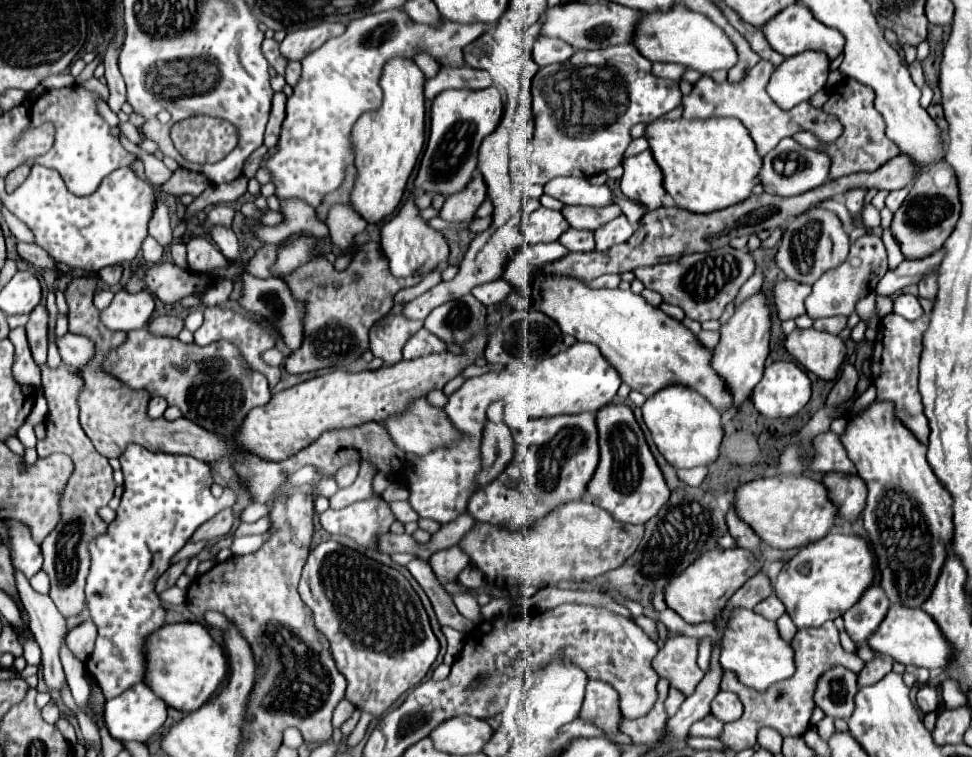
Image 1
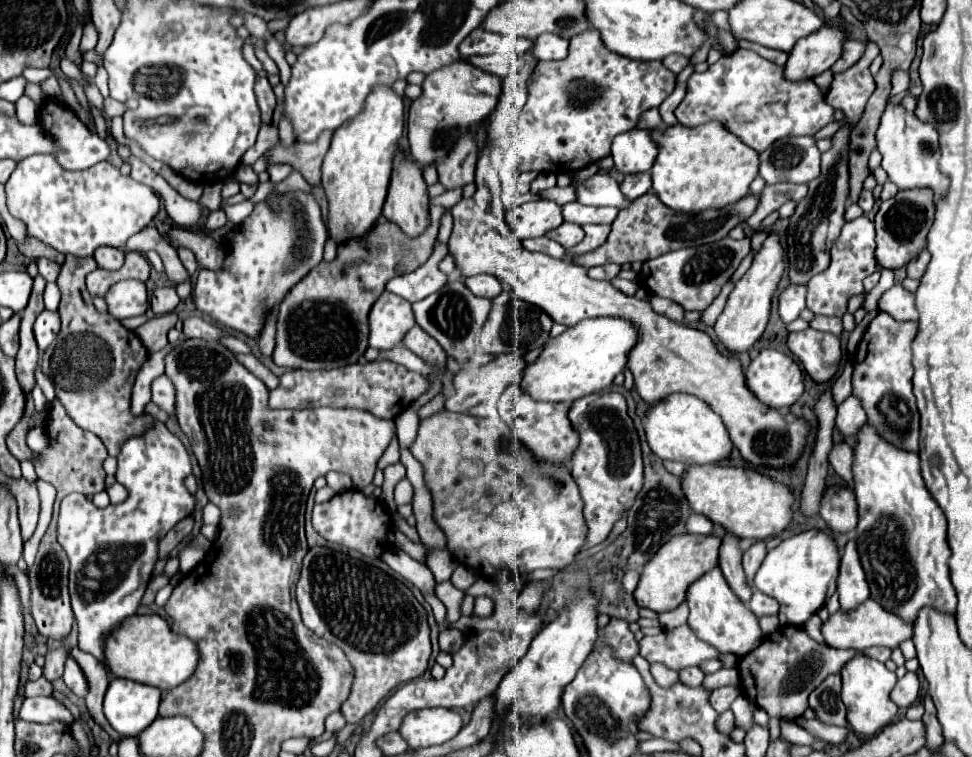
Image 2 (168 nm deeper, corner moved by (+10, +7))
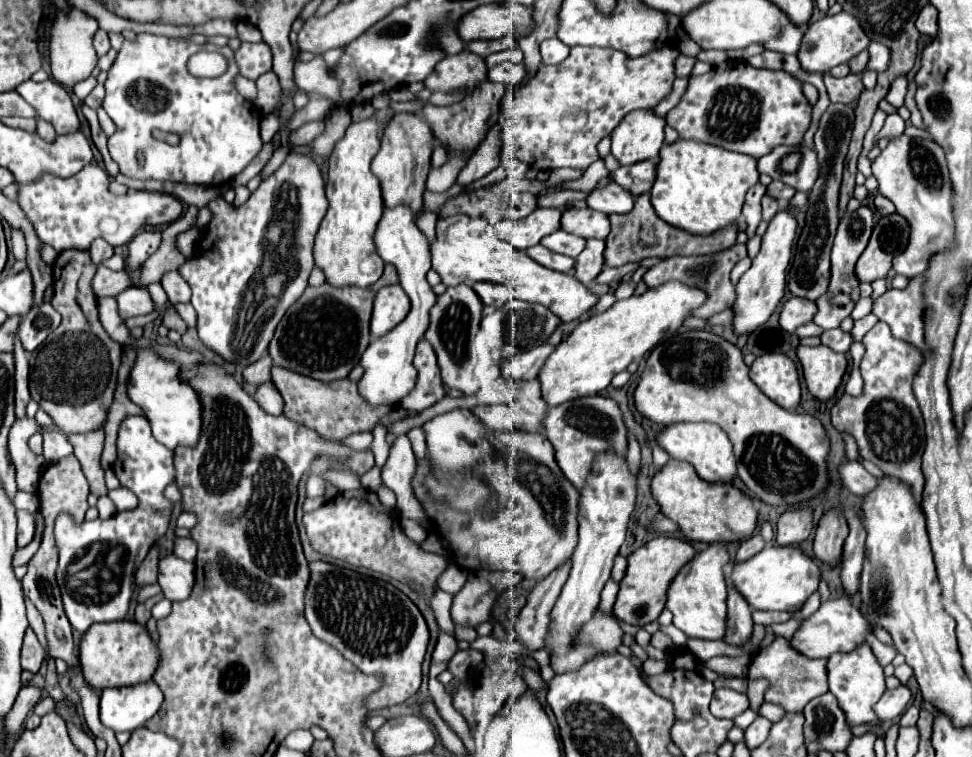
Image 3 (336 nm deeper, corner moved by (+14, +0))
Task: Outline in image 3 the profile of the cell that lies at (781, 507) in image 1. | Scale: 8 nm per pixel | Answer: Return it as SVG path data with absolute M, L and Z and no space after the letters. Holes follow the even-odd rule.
M670 459L658 475L652 479L654 499L666 517L676 521L690 541L704 543L730 543L744 541L754 535L758 527L758 509L752 505L752 497L742 493L730 483L710 483L698 477L694 467L682 461Z

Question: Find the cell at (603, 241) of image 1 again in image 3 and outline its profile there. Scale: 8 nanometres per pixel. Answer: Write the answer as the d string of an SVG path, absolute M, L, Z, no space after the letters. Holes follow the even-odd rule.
M588 239L584 251L576 257L576 265L574 265L576 273L574 275L584 285L590 285L596 279L596 275L602 271L602 267L604 267L602 251L604 251L604 241Z

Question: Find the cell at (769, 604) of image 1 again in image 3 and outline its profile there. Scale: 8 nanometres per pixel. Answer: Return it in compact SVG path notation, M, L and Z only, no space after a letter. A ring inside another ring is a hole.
M752 611L752 619L754 623L760 623L760 625L772 625L772 623L784 623L788 619L792 619L794 615L784 615L784 613L774 613L774 611Z

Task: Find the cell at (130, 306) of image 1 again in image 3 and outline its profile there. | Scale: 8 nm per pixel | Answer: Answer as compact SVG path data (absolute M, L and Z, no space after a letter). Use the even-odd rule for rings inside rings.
M128 287L116 295L116 301L118 301L118 313L122 319L148 315L154 311L154 303L146 287Z

